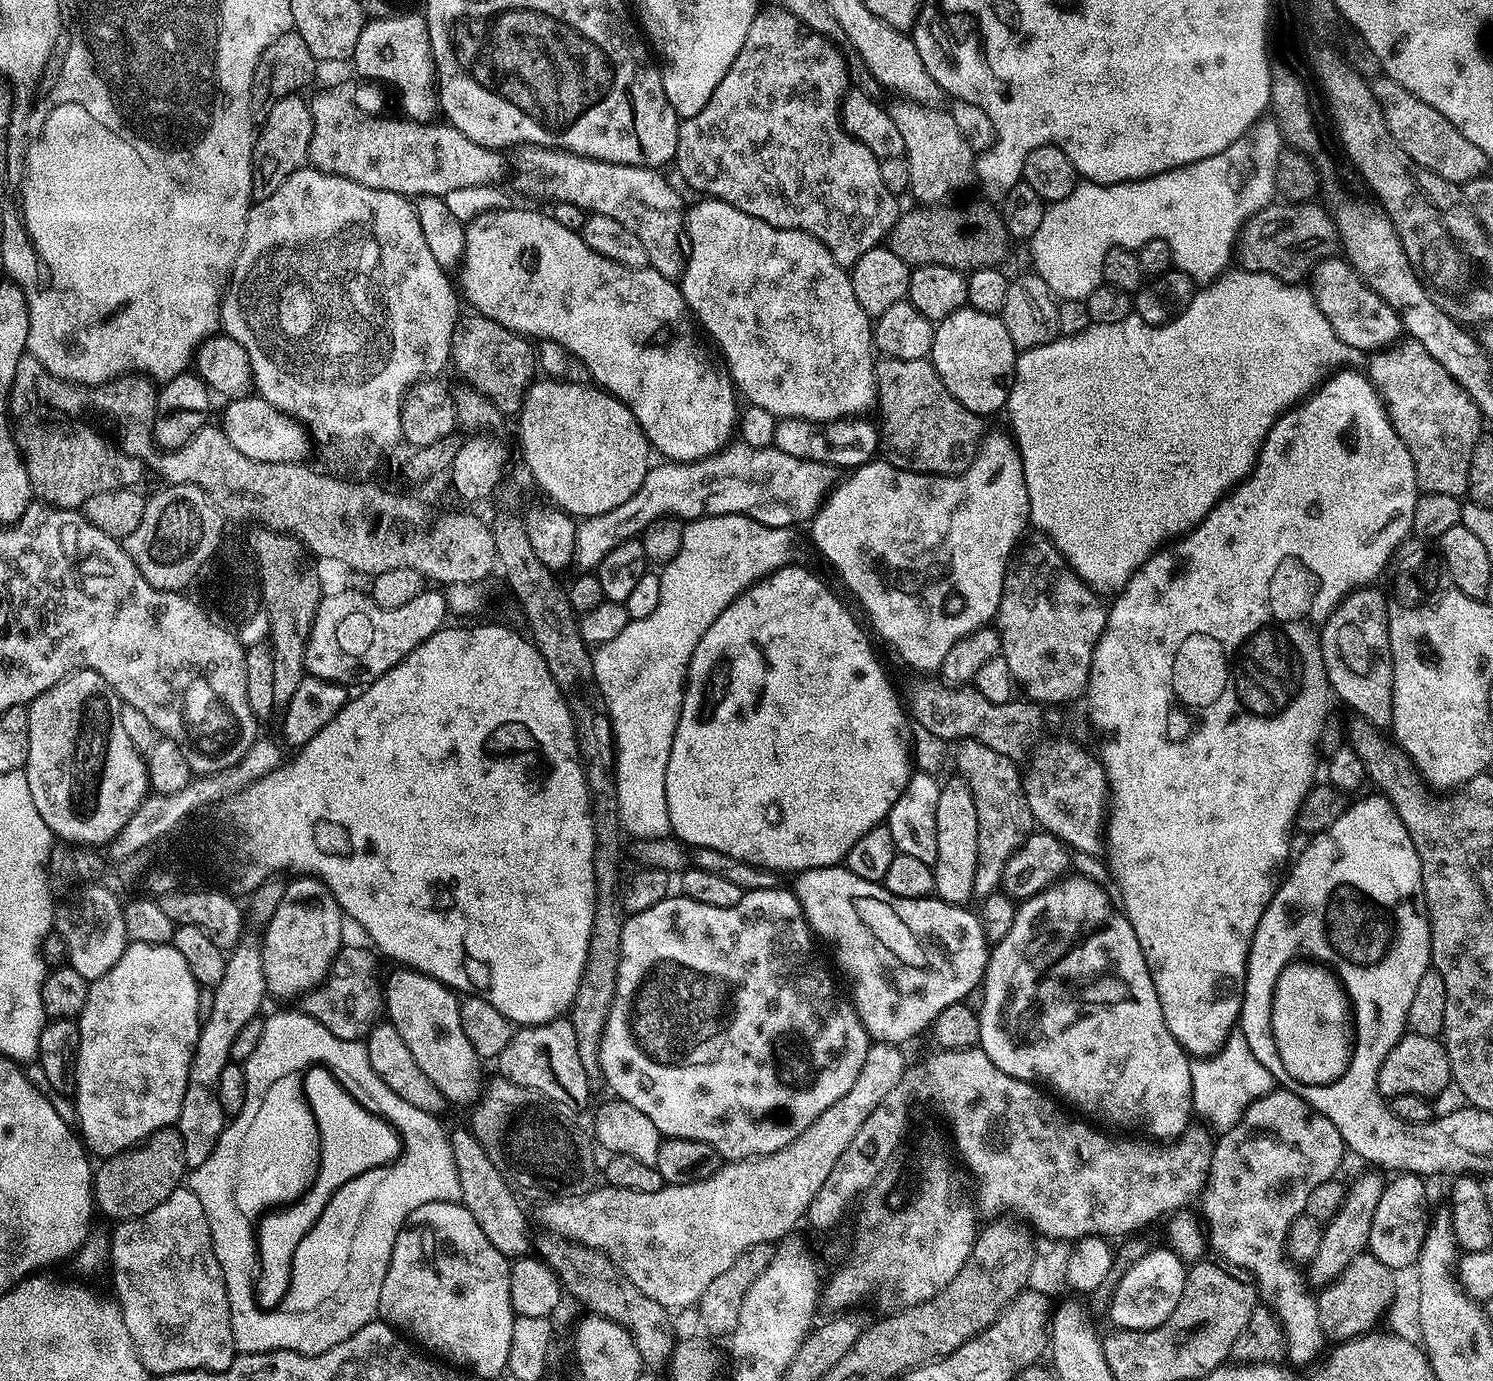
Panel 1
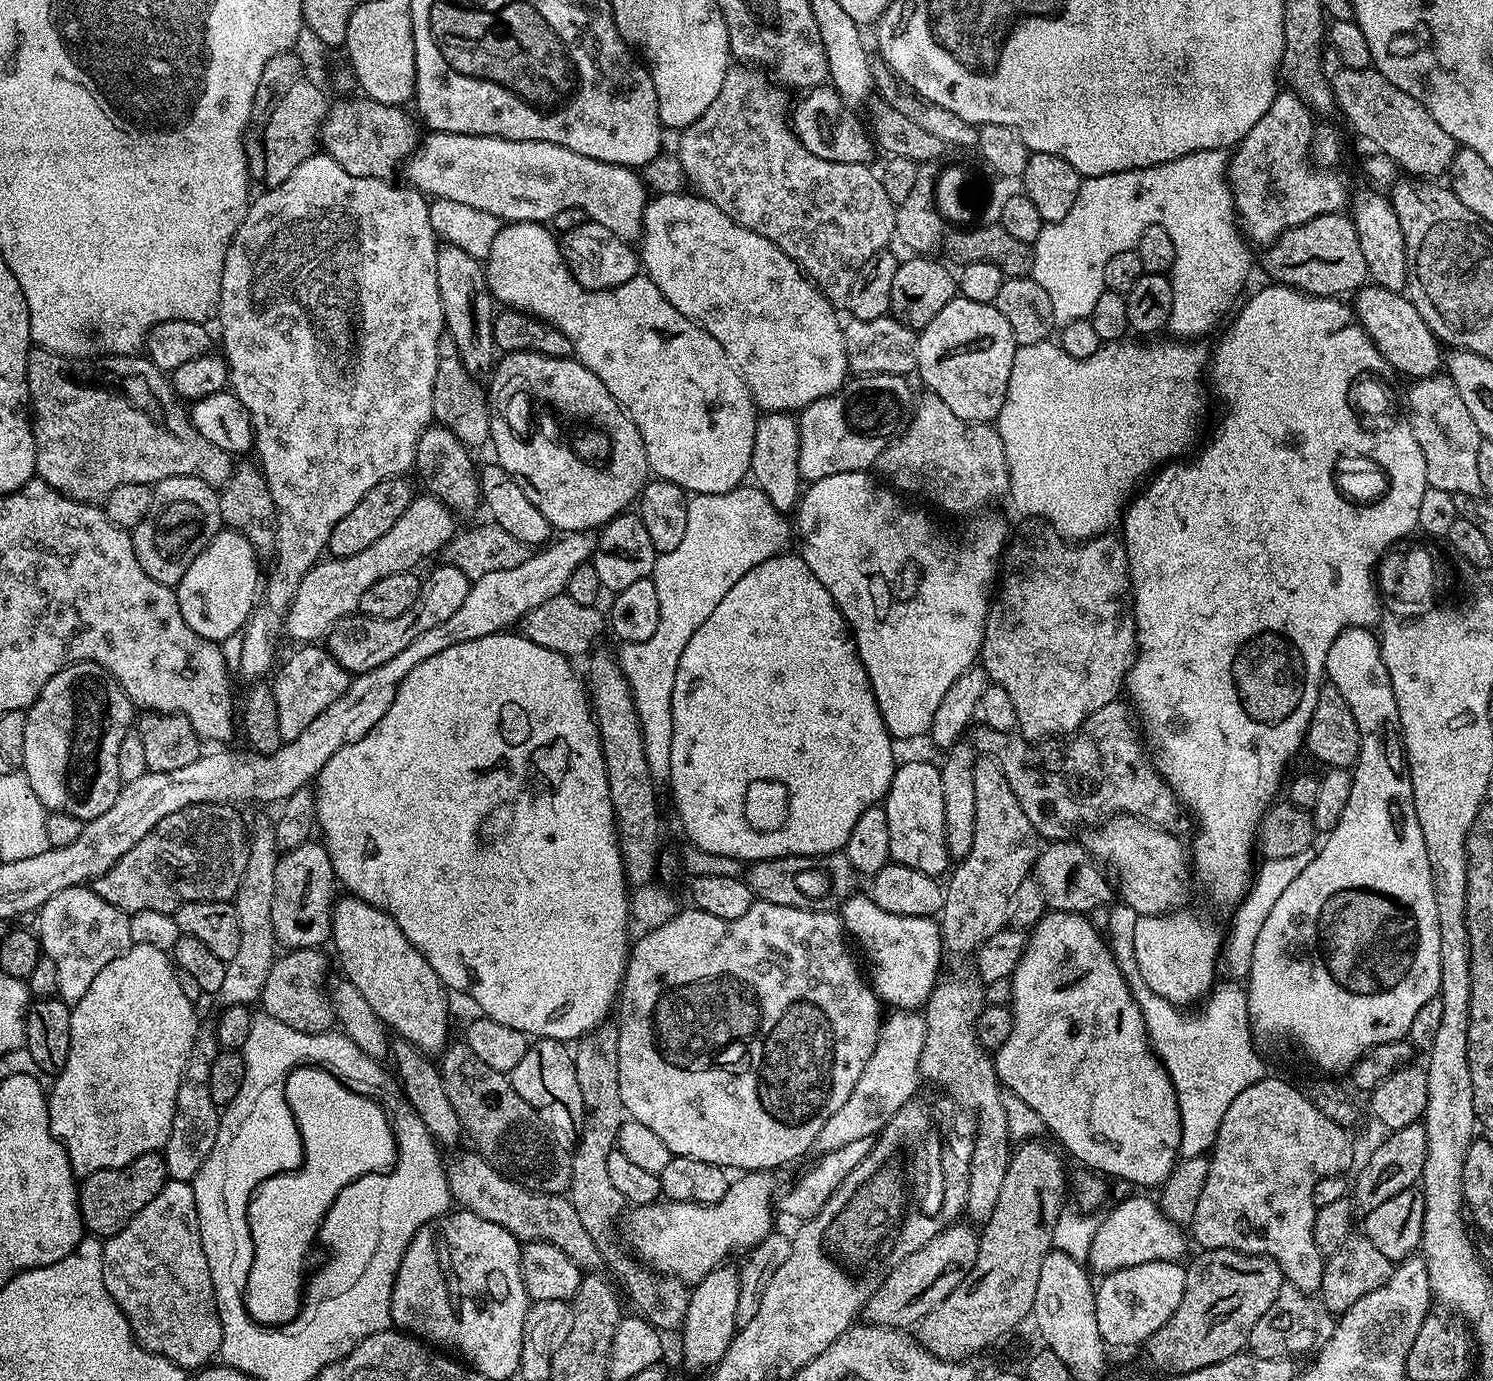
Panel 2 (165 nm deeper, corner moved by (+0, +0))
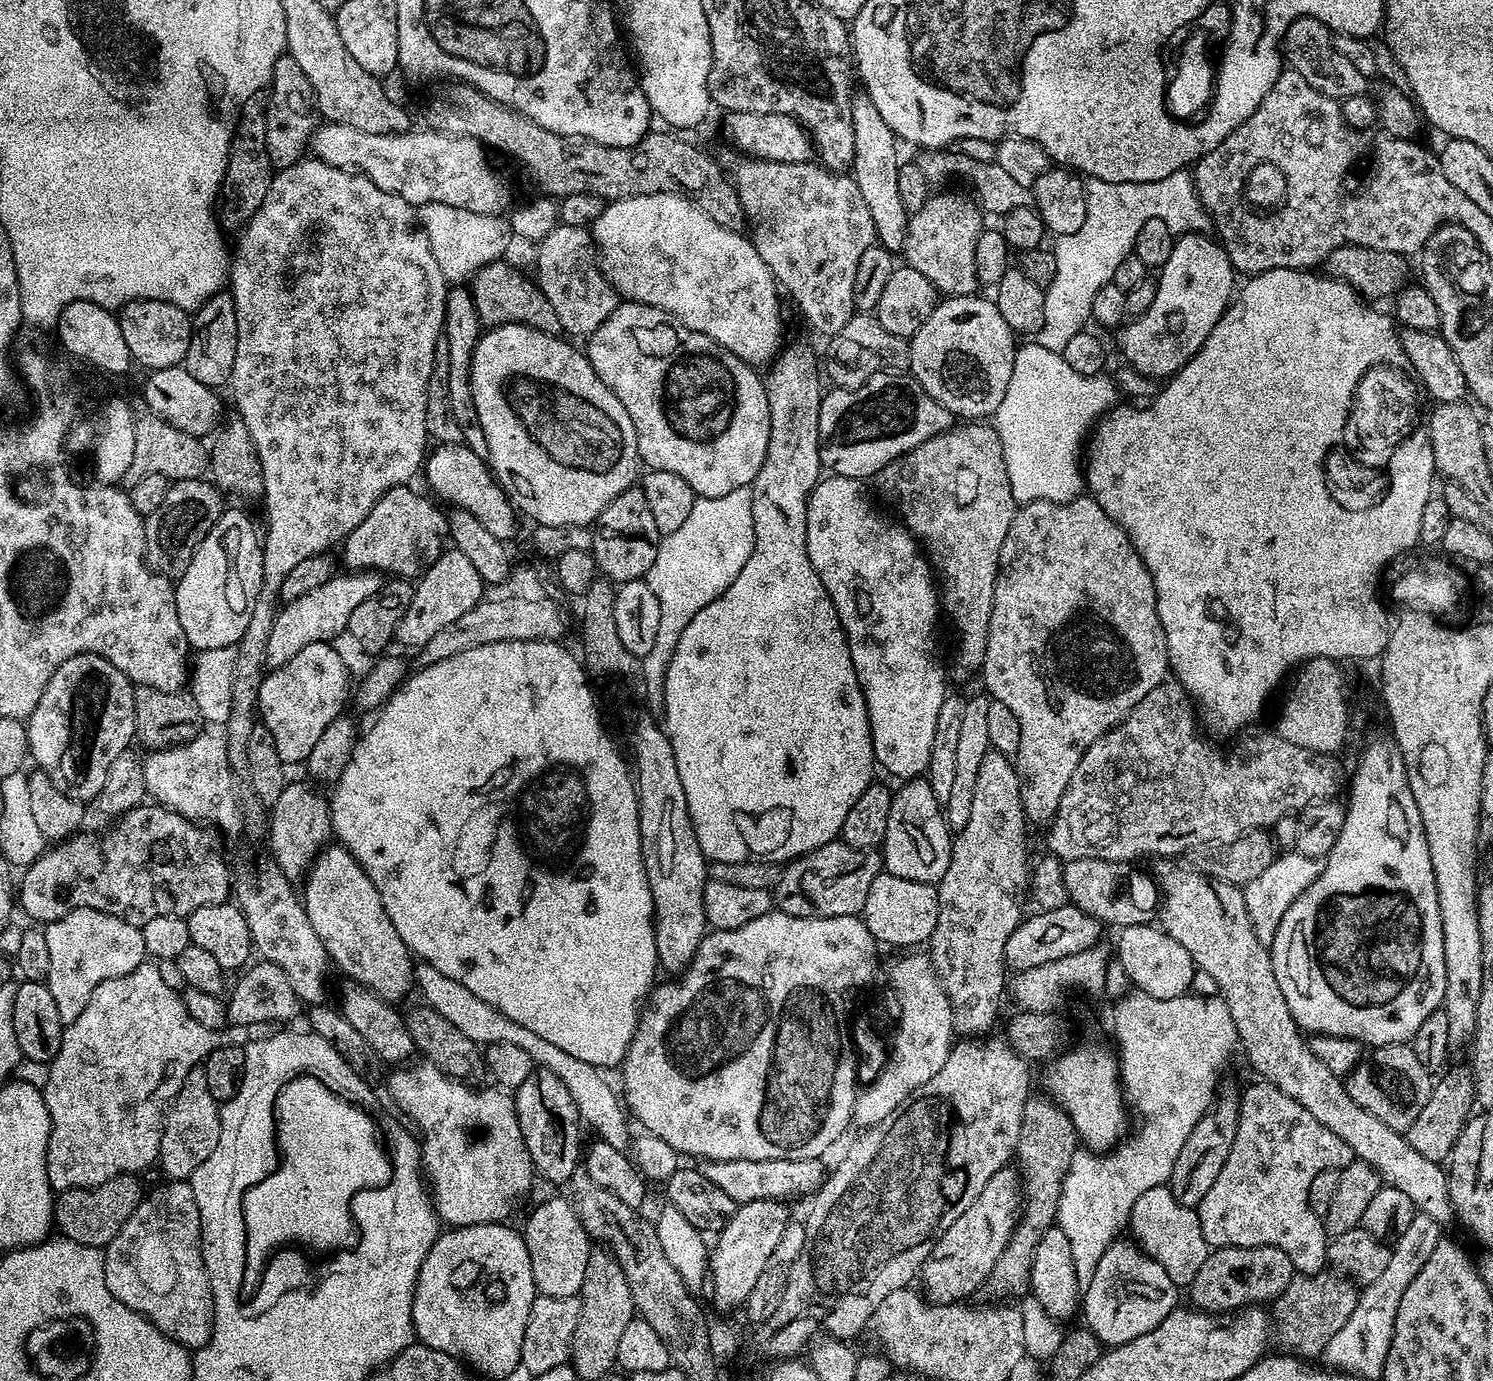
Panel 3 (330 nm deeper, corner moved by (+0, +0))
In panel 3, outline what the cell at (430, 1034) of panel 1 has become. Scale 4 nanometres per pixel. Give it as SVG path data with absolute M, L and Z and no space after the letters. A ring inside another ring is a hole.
M343 846L332 847L325 847L321 851L303 881L302 903L306 910L306 918L310 918L310 926L314 926L314 934L318 934L329 961L335 967L337 964L349 976L349 981L377 992L384 1000L400 1002L396 1000L406 999L408 991L413 991L416 982L414 957L409 952L406 942L402 942L398 930L394 930L394 922L390 922L390 914L386 914L386 906L382 906L382 898L374 882L370 882L362 866Z

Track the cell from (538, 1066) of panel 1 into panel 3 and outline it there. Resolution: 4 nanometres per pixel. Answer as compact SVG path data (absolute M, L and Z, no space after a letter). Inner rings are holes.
M537 1067L530 1078L526 1078L526 1082L515 1089L514 1099L522 1138L526 1142L526 1150L539 1179L541 1176L552 1184L567 1185L582 1164L582 1121L578 1106L574 1106L574 1098L570 1096L570 1090L562 1086L558 1074L552 1074L548 1068Z

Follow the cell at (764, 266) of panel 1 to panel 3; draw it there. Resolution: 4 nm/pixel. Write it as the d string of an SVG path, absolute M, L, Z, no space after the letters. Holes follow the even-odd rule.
M659 192L658 194L631 196L630 198L611 201L605 207L602 218L598 218L595 222L594 244L598 252L608 252L608 264L599 264L599 266L604 271L604 277L612 283L612 287L624 300L633 300L639 304L654 306L658 310L670 314L679 324L684 324L690 330L694 330L698 334L706 334L711 340L718 342L718 346L730 350L738 359L744 360L747 364L753 366L764 364L764 366L768 366L776 359L782 345L785 343L784 312L780 309L782 292L777 285L776 275L772 273L770 266L766 266L766 262L762 262L762 258L752 244L751 239L747 235L739 236L740 234L735 228L727 228L718 222L714 222L714 218L710 218L710 214L703 212L698 205L687 200L685 196L679 196L673 192ZM608 224L616 224L616 240L612 240L612 228L608 228Z

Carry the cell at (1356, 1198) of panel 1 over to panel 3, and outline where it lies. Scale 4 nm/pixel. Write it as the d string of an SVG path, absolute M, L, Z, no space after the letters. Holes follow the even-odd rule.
M1449 1067L1433 1083L1432 1093L1426 1106L1422 1106L1418 1118L1414 1118L1414 1122L1410 1122L1406 1133L1410 1146L1414 1146L1414 1150L1418 1150L1418 1154L1422 1154L1422 1158L1430 1158L1430 1162L1438 1165L1443 1165L1451 1157L1454 1146L1470 1119L1470 1113L1473 1111L1473 1109L1471 1110L1472 1104L1474 1108L1477 1103L1476 1081L1472 1078L1471 1067L1451 1068Z

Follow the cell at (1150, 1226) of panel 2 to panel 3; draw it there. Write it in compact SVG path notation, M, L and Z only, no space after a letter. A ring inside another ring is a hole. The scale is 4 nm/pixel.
M1159 1184L1146 1194L1138 1194L1134 1206L1128 1215L1127 1231L1132 1231L1131 1239L1154 1262L1161 1264L1178 1286L1190 1286L1194 1274L1202 1270L1210 1246L1202 1234L1200 1213L1196 1208L1187 1208L1174 1198L1174 1194L1165 1185Z

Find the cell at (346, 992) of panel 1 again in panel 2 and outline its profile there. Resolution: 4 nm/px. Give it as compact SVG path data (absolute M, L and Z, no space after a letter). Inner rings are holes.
M293 948L277 955L258 1001L270 1018L278 1018L278 1022L286 1022L286 1026L303 1032L326 1032L336 1024L329 989L326 986L324 989L324 983L328 984L330 977L328 960L322 953L320 948Z

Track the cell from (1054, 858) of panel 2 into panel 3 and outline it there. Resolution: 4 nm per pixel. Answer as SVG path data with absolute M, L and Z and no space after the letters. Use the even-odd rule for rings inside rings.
M1078 858L1064 864L1064 881L1069 901L1078 910L1090 914L1101 925L1116 924L1117 929L1152 924L1157 919L1162 899L1160 885L1155 879L1136 880L1132 884L1132 896L1116 895L1120 892L1120 876L1116 873L1117 865L1110 860L1098 858Z

